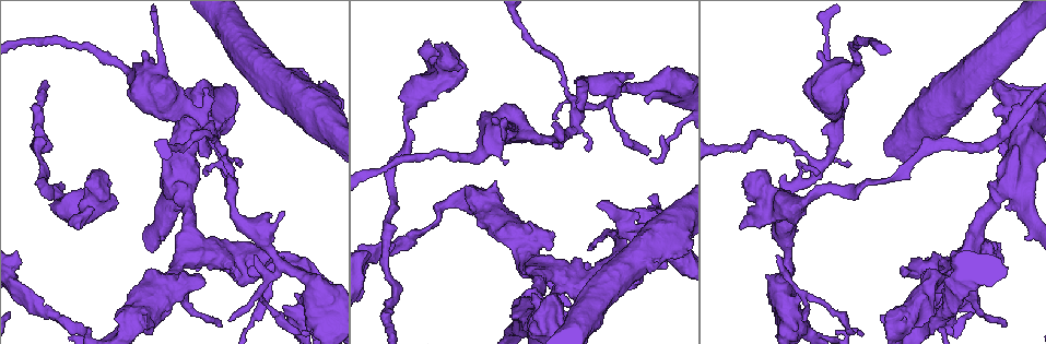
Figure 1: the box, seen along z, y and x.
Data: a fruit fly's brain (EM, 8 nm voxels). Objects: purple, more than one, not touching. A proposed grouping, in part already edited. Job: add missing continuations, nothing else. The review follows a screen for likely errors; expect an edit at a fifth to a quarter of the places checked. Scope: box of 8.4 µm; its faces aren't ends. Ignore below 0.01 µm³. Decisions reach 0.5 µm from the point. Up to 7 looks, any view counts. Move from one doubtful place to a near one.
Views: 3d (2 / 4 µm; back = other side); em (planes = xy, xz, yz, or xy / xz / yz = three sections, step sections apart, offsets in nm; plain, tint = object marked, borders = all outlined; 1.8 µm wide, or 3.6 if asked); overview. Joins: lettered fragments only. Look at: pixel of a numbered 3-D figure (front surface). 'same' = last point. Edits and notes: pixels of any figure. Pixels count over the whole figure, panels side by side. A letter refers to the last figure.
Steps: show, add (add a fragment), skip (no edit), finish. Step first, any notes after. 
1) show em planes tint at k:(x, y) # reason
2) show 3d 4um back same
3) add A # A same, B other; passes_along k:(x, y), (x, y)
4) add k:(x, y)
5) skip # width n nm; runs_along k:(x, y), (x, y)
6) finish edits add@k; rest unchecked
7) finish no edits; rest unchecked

show 3d 2um at 1:(905, 271) # branch stops here

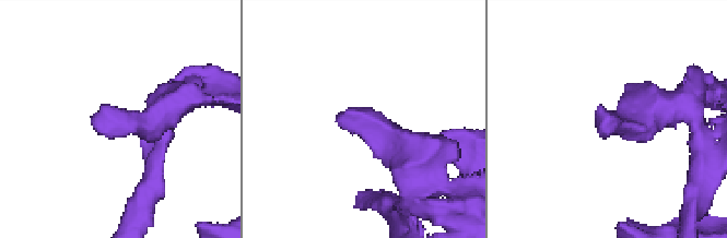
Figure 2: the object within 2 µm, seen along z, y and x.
show em planes plain at 2:(92, 120) # now the EM

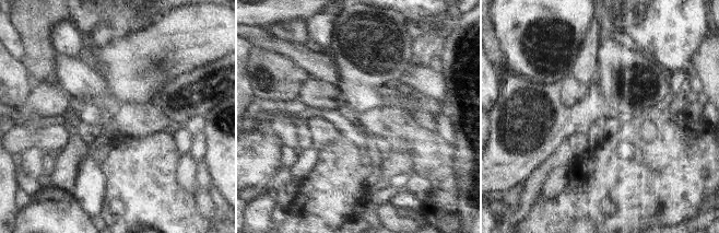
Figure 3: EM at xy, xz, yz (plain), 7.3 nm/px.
show em planes borders same # see the neighbours

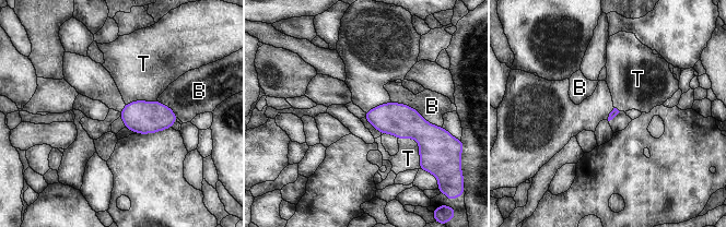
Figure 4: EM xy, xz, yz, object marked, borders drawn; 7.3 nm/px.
skip # longest_contact B 420 nm; B other, T other; border 4:(398, 138), (417, 142), (420, 167); none of them fits

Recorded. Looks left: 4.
show em planes tint at 1:(805, 318) # an open end

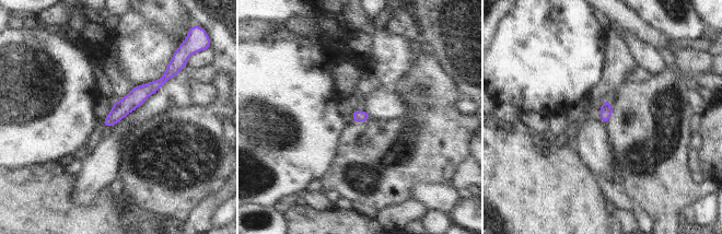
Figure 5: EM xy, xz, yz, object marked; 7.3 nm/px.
show em planes borders same # see the neighbours

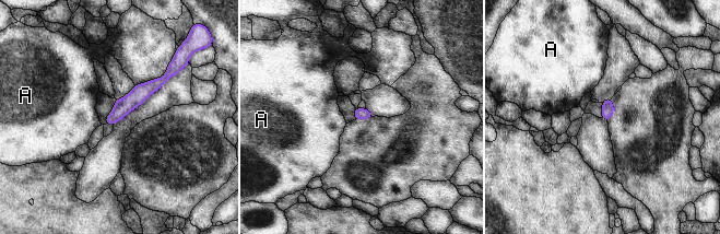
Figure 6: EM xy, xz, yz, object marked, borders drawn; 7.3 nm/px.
skip # A other; border 6:(170, 60), (162, 75), (134, 85); no lettered fragment goes on from it

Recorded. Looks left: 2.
show 3d 2um at 1:(77, 229) # stops while still wide

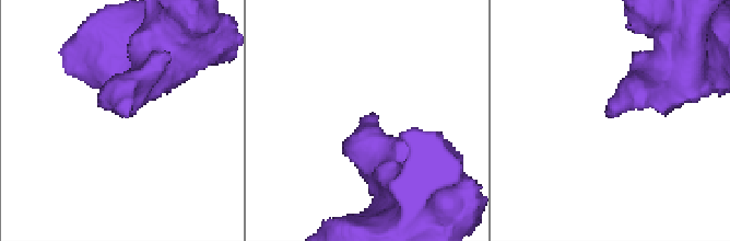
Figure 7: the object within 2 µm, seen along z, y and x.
show em planes borders at 7:(373, 117) # shape alone is not enough

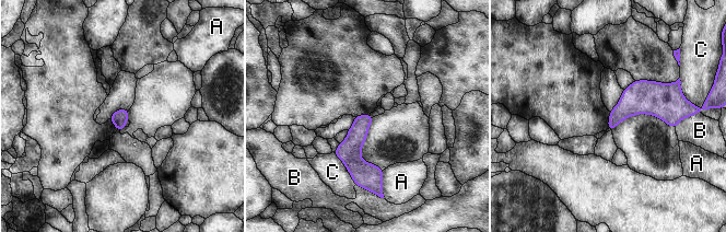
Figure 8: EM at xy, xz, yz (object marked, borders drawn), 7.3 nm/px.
skip # A other, B other, C other; runs_along 8:(369, 117), (354, 140), (362, 183); no lettered fragment goes on from it

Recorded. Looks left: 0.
finish no edits; rest unchecked

